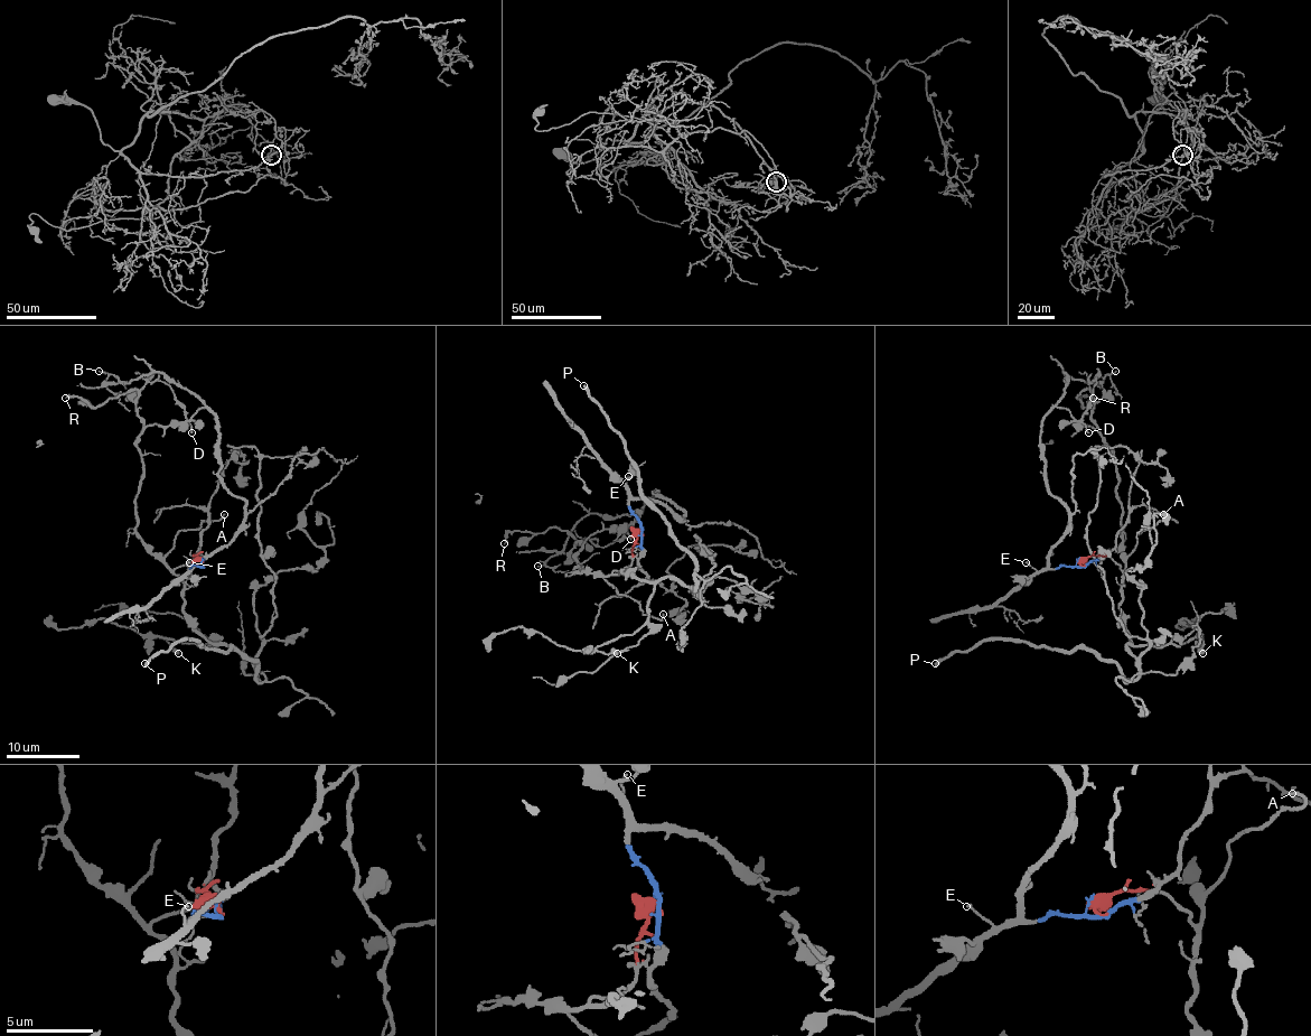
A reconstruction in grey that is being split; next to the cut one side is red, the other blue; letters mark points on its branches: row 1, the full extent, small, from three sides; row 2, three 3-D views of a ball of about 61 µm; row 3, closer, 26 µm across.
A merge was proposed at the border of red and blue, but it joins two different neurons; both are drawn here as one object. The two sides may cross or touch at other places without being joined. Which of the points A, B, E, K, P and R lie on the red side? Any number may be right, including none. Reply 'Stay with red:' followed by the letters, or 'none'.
Stay with red: A, K, P, R

